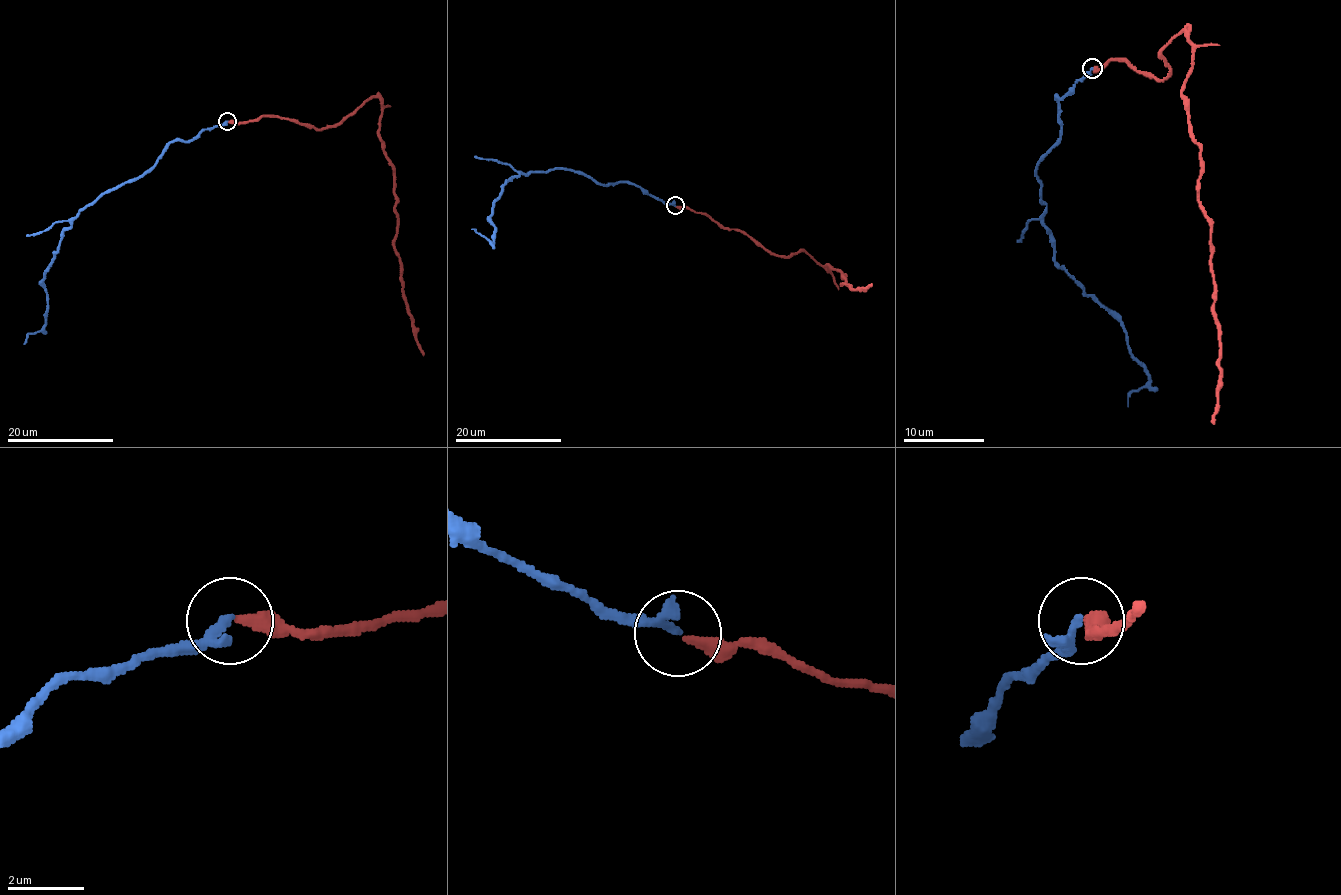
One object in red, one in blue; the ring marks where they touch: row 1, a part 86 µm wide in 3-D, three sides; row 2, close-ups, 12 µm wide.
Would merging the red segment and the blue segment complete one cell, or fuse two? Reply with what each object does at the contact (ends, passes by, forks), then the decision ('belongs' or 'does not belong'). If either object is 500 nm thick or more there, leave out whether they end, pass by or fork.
red ends there; blue ends there; belongs

